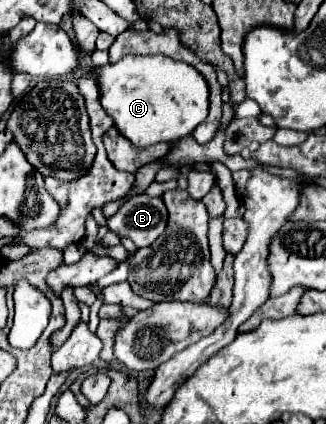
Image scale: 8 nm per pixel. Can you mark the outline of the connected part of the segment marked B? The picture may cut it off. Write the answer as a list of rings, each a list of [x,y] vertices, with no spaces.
[[[147,194],[127,200],[119,212],[107,220],[111,232],[129,238],[137,248],[151,246],[167,228],[167,208],[161,198]]]

